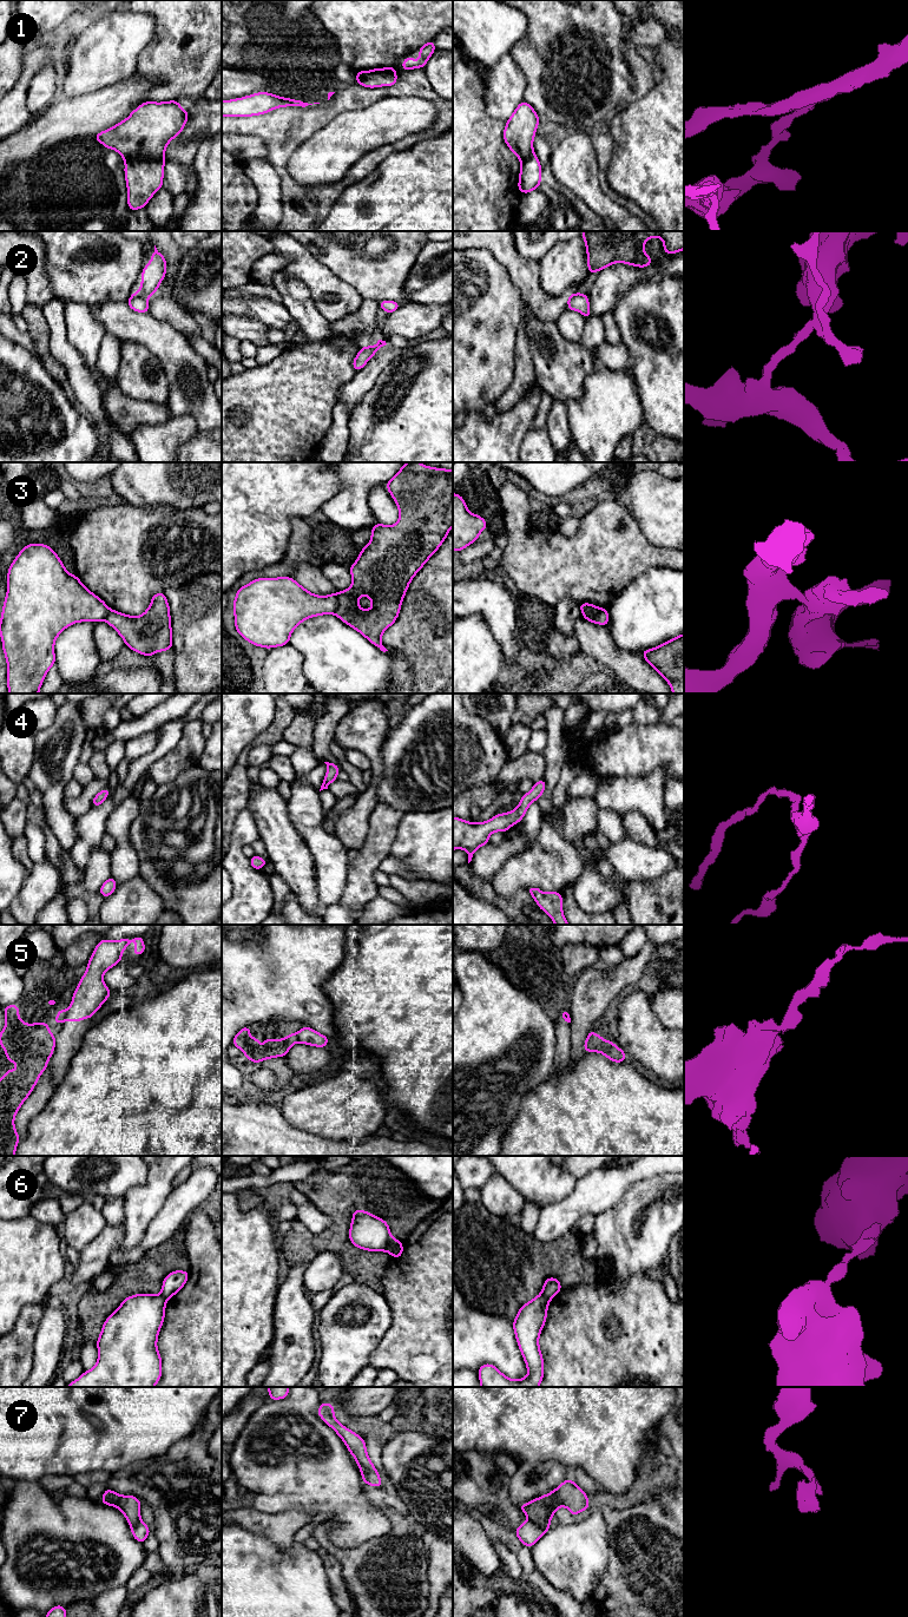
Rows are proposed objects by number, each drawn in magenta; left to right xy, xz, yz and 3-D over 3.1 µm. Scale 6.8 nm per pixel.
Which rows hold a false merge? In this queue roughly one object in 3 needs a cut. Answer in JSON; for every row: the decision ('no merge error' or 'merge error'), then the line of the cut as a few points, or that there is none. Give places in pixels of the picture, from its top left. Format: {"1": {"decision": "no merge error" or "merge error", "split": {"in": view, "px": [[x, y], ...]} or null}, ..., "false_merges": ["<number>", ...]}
{"1": {"decision": "merge error", "split": {"in": "xy", "px": [[163, 158], [127, 158], [125, 160]]}}, "2": {"decision": "merge error", "split": {"in": "xy", "px": [[130, 296], [144, 296], [146, 298]]}}, "3": {"decision": "merge error", "split": {"in": "yz", "px": [[603, 607], [596, 612], [583, 613]]}}, "4": {"decision": "no merge error", "split": null}, "5": {"decision": "merge error", "split": {"in": "xy", "px": [[67, 1011], [65, 1019]]}}, "6": {"decision": "merge error", "split": {"in": "xz", "px": [[399, 1241], [390, 1254]]}}, "7": {"decision": "merge error", "split": {"in": "yz", "px": [[530, 1519], [538, 1524], [548, 1523]]}}, "false_merges": ["1", "2", "3", "5", "6", "7"]}

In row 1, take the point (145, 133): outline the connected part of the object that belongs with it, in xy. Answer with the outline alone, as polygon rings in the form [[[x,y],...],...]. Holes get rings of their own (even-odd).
[[[178,100],[140,104],[116,126],[99,132],[93,139],[116,150],[124,160],[164,159],[167,144],[184,129],[189,119]]]

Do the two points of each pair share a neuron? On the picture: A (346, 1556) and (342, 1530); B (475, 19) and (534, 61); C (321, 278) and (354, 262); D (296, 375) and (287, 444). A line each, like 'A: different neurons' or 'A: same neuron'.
A: different neurons
B: different neurons
C: different neurons
D: same neuron

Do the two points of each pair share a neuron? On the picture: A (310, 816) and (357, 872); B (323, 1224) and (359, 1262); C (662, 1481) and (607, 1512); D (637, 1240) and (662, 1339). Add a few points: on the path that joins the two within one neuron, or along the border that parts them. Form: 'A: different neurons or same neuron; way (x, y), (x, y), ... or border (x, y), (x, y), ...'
A: different neurons; border (349, 863), (346, 888), (343, 891)
B: different neurons; border (313, 1205), (330, 1218), (331, 1226), (309, 1237)
C: different neurons; border (640, 1502), (622, 1509), (609, 1506), (599, 1509)
D: different neurons; border (645, 1273), (638, 1273), (624, 1280), (618, 1280)

